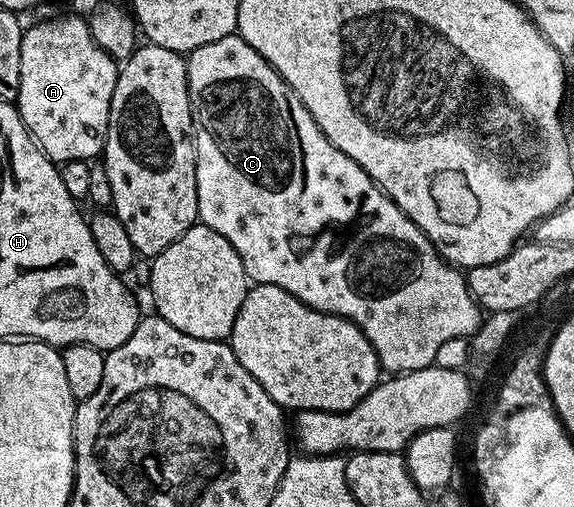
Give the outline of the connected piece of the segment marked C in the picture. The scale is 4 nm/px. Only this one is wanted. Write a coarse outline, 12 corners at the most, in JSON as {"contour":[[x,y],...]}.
{"contour":[[235,34],[186,56],[198,218],[390,374],[465,275]]}

